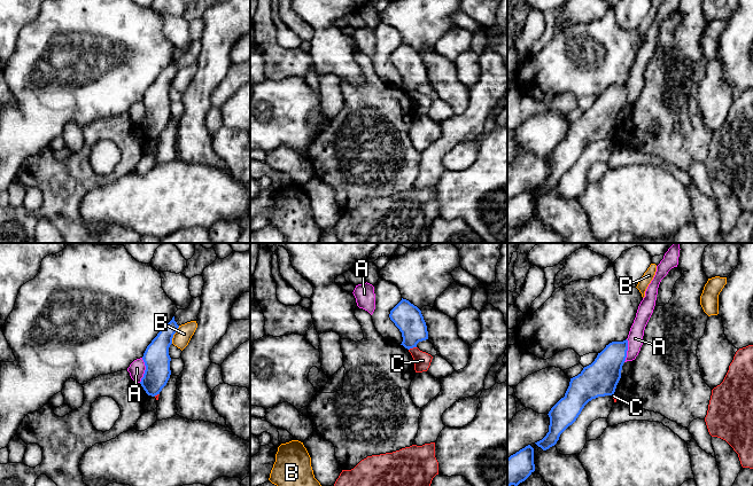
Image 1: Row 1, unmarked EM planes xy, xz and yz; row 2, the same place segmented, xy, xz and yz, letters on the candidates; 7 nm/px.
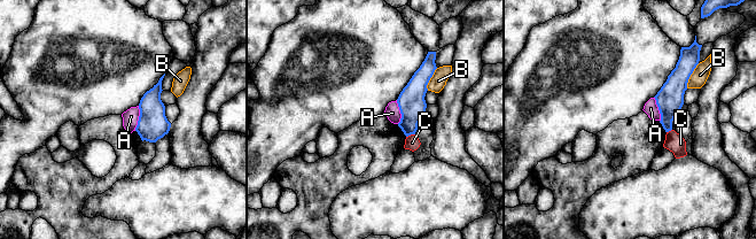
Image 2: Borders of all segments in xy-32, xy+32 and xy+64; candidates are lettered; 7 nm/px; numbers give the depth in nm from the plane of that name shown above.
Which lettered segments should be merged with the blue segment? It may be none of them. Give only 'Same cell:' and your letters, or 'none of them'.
Same cell: none of them

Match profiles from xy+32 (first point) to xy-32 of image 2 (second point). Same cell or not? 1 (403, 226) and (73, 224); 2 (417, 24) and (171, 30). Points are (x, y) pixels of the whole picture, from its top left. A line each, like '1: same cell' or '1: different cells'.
1: different cells
2: same cell

